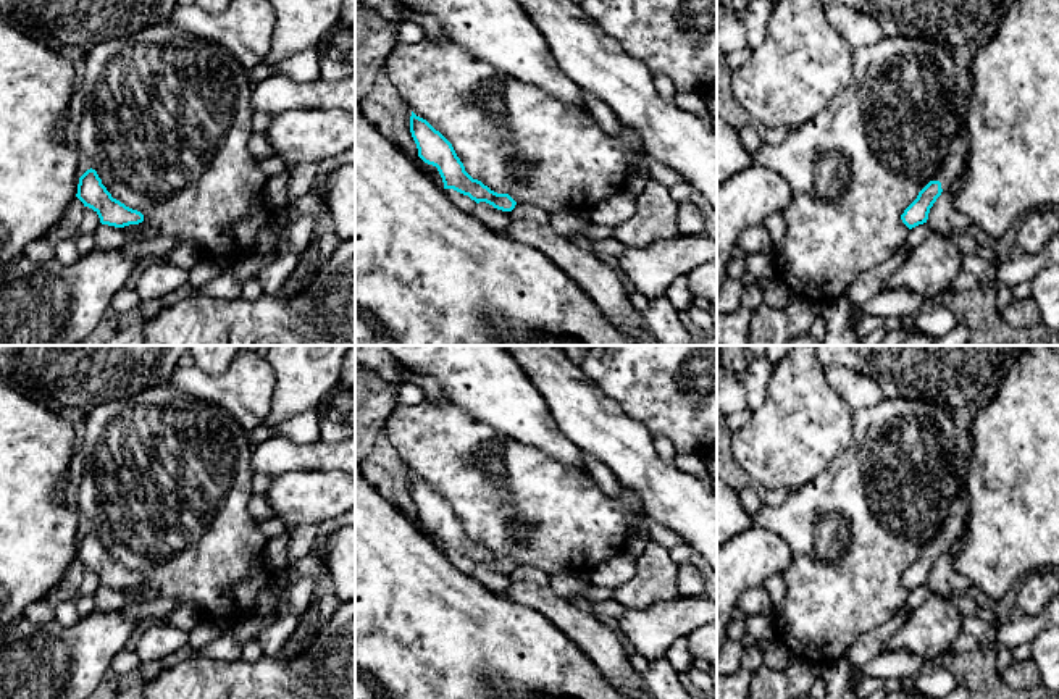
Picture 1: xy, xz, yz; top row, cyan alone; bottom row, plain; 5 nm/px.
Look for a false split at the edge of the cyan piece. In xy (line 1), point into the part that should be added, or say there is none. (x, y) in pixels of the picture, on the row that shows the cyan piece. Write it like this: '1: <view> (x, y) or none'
1: none

